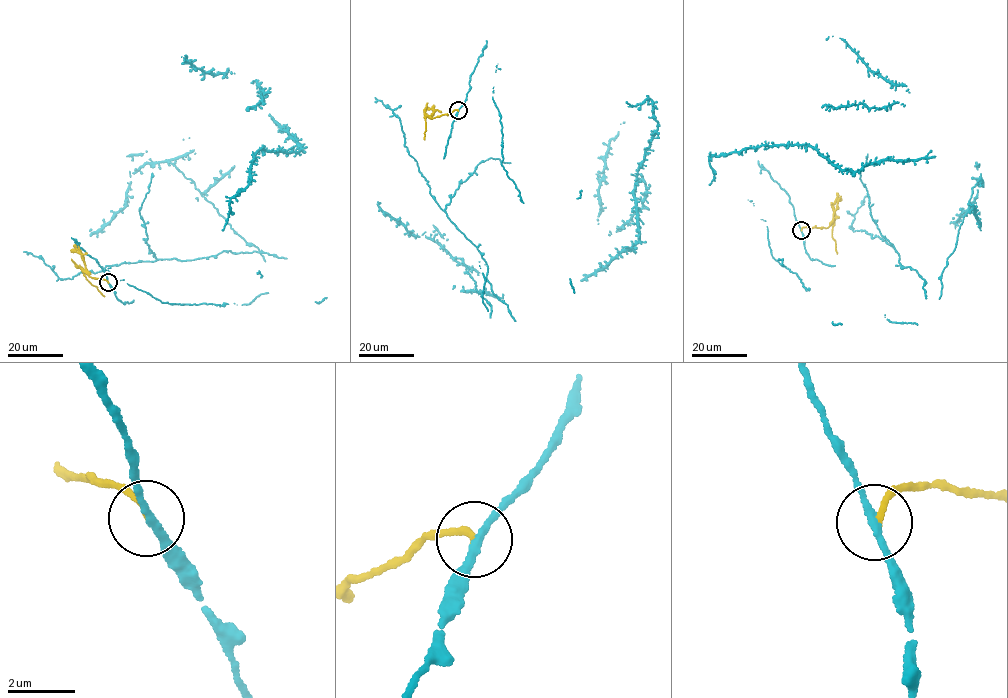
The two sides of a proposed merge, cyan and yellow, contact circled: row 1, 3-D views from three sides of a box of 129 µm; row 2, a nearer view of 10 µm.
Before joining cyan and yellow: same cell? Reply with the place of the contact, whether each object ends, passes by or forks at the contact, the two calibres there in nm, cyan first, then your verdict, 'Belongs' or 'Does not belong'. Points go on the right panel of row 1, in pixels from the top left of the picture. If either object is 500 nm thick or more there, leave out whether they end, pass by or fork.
Place: (801, 230). At the ring cyan passes by. At the ring yellow ends. Thickness 200 nm (cyan) against 170 nm. Does not belong

